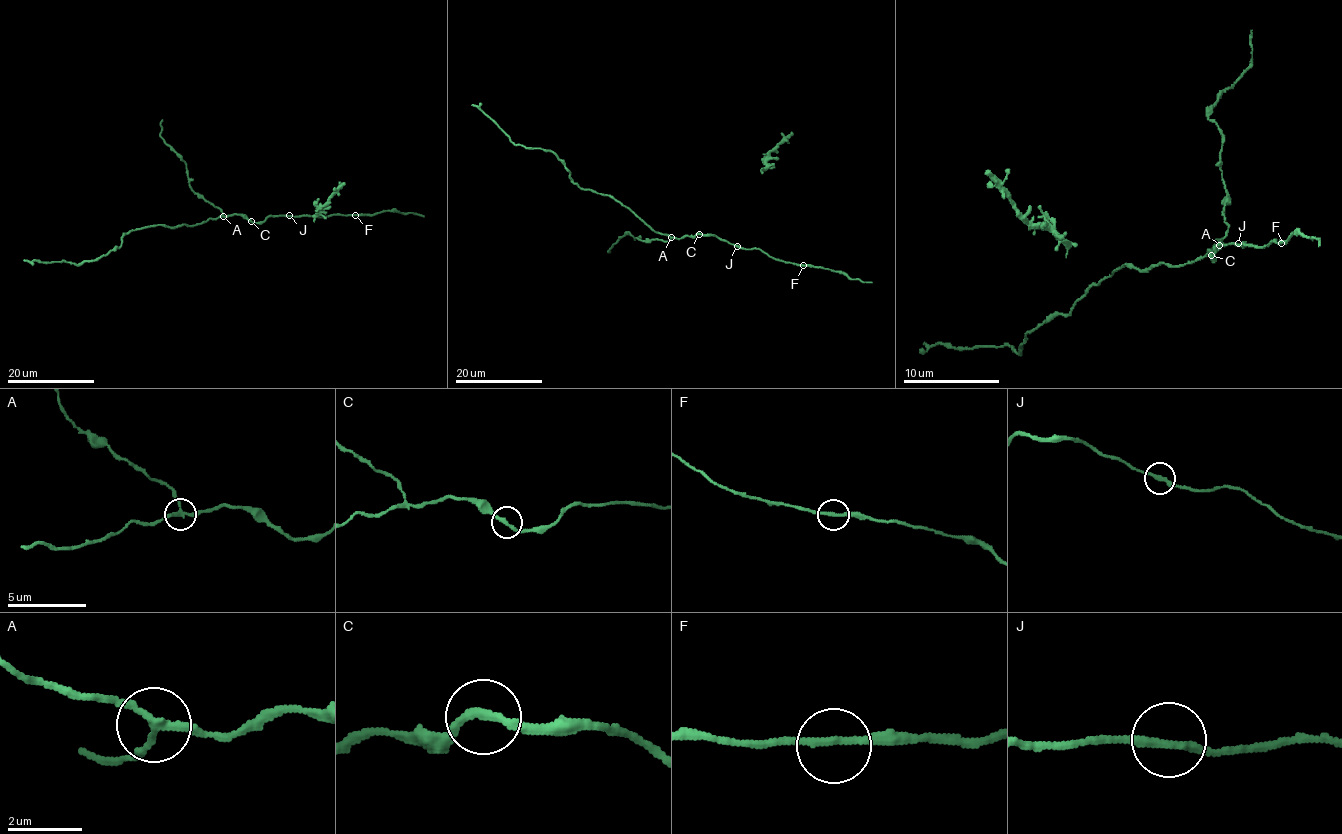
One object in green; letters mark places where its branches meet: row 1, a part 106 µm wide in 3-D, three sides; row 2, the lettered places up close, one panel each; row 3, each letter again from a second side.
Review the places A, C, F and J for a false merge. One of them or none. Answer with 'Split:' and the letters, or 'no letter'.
Split: A

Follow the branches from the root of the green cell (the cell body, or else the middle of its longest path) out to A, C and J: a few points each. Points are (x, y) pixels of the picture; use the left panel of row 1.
A: (207, 220), (222, 216)
C: (207, 220), (243, 214), (251, 221)
J: (207, 220), (243, 214), (254, 223), (261, 223), (268, 216), (289, 215)

